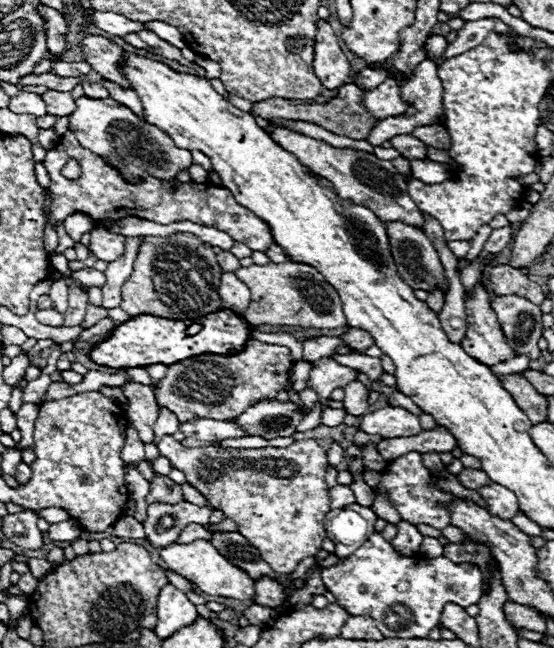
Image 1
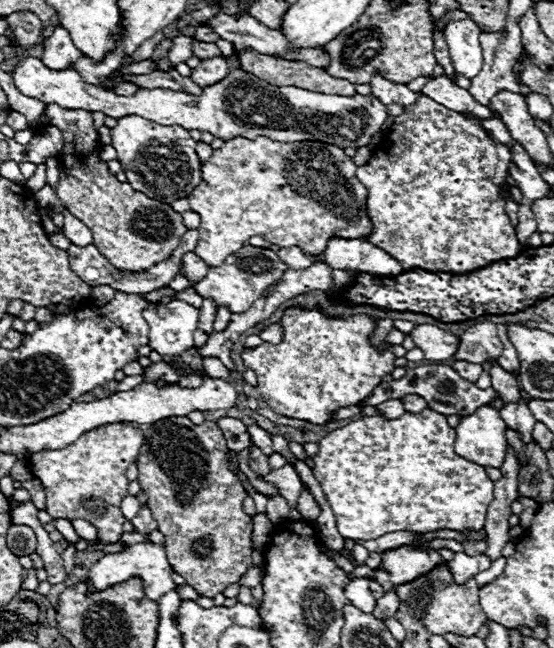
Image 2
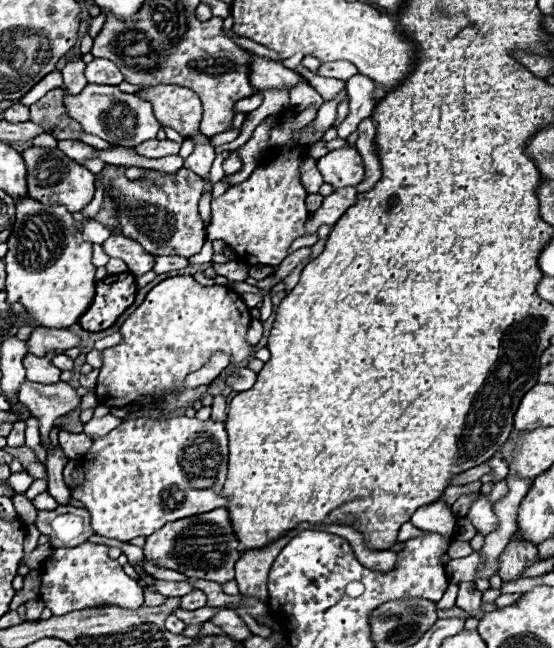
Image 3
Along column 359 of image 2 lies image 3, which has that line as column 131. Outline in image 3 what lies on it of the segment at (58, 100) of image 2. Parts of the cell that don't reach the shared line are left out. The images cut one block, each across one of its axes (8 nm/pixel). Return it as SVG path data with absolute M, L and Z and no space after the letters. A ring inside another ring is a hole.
M88 84L78 96L64 96L68 116L82 124L86 134L94 134L114 146L136 148L146 140L154 140L156 132L162 128L152 114L152 106L134 94L120 92L116 86Z

